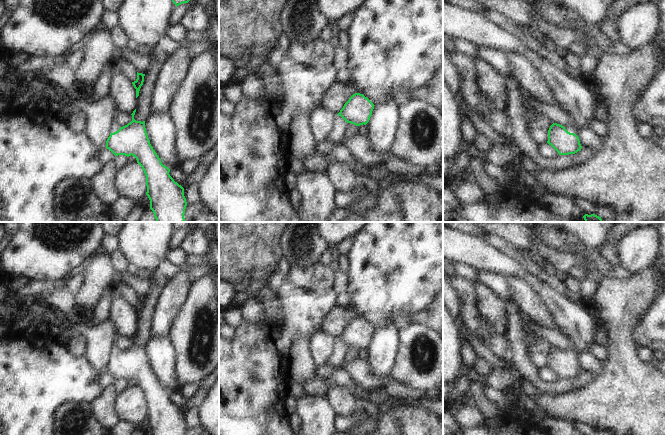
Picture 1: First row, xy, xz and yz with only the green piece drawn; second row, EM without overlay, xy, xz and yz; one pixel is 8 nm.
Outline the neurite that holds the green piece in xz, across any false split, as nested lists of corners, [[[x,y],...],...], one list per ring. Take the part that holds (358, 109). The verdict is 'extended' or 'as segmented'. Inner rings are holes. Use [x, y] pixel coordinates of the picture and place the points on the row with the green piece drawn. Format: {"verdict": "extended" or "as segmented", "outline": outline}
{"verdict": "extended", "outline": [[[353,94],[334,119],[334,127],[327,137],[327,142],[336,144],[342,140],[345,137],[348,123],[356,126],[366,125],[374,106],[363,94]]]}

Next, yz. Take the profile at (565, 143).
{"verdict": "extended", "outline": [[[571,119],[571,123],[564,127],[553,123],[548,130],[548,141],[559,155],[575,154],[581,150],[578,131],[582,129],[579,123]]]}

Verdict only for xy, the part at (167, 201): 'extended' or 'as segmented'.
extended

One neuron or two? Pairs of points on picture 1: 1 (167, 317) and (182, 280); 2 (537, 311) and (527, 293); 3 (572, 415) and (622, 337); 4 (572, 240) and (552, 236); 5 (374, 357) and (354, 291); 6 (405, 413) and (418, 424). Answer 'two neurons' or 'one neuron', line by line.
1: one neuron
2: one neuron
3: one neuron
4: one neuron
5: two neurons
6: one neuron

